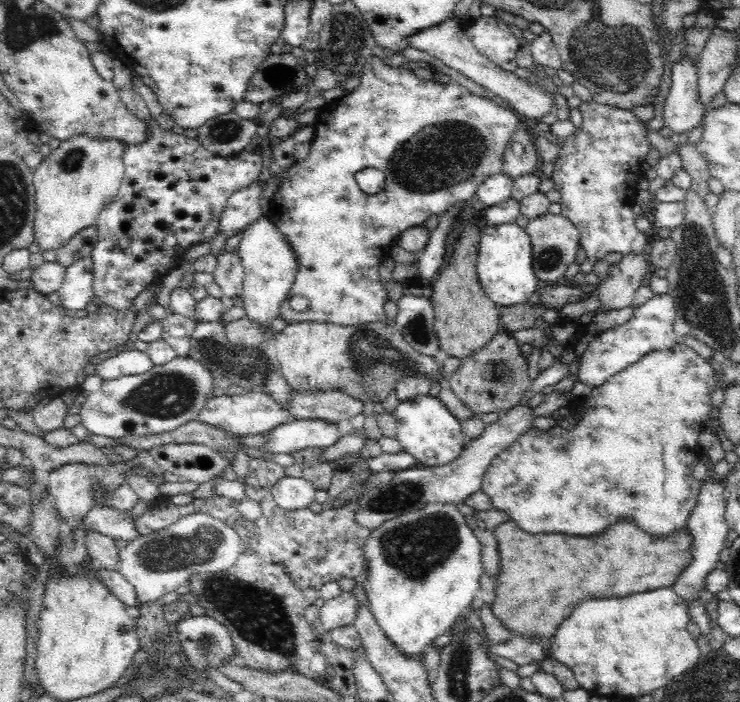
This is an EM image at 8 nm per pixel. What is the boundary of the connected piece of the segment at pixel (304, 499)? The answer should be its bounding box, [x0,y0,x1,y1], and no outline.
[271,474,315,510]

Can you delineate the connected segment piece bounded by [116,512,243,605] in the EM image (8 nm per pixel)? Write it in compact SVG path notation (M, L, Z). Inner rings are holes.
M194 512L166 528L129 541L120 548L116 569L134 586L139 605L176 590L193 574L227 571L242 551L240 537L230 525L207 513Z

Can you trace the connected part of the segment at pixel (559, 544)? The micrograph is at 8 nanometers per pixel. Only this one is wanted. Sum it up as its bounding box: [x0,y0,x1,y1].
[491,519,692,641]

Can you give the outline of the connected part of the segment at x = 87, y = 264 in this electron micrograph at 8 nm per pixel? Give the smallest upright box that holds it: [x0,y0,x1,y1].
[54,257,95,310]

